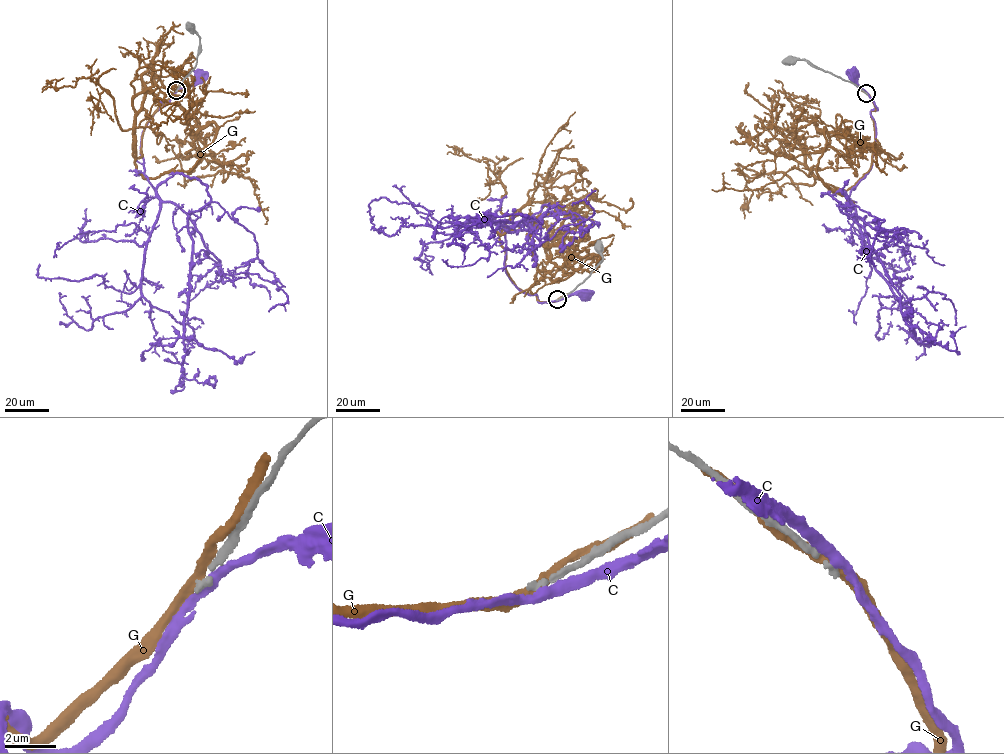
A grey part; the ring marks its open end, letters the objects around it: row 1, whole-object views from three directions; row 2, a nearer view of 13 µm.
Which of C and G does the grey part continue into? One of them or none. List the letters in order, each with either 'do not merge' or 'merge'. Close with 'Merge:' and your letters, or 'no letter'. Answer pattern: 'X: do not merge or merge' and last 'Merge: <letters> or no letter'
C: do not merge
G: do not merge
Merge: no letter

